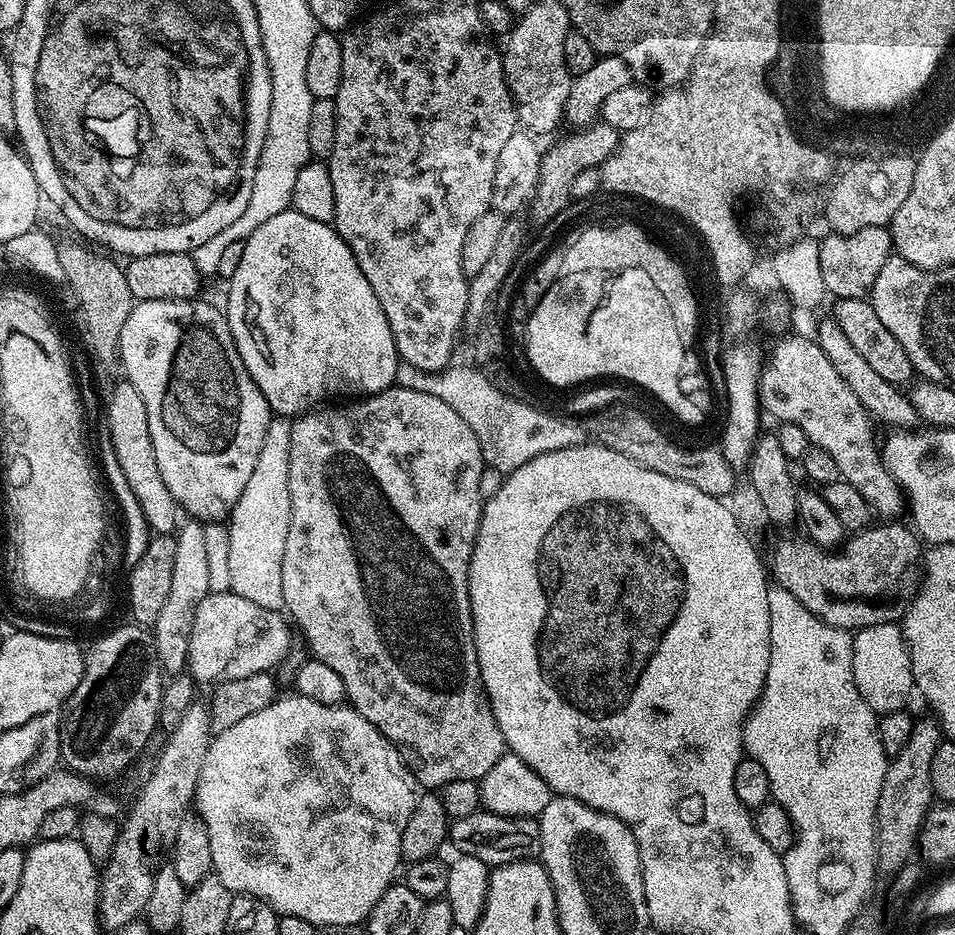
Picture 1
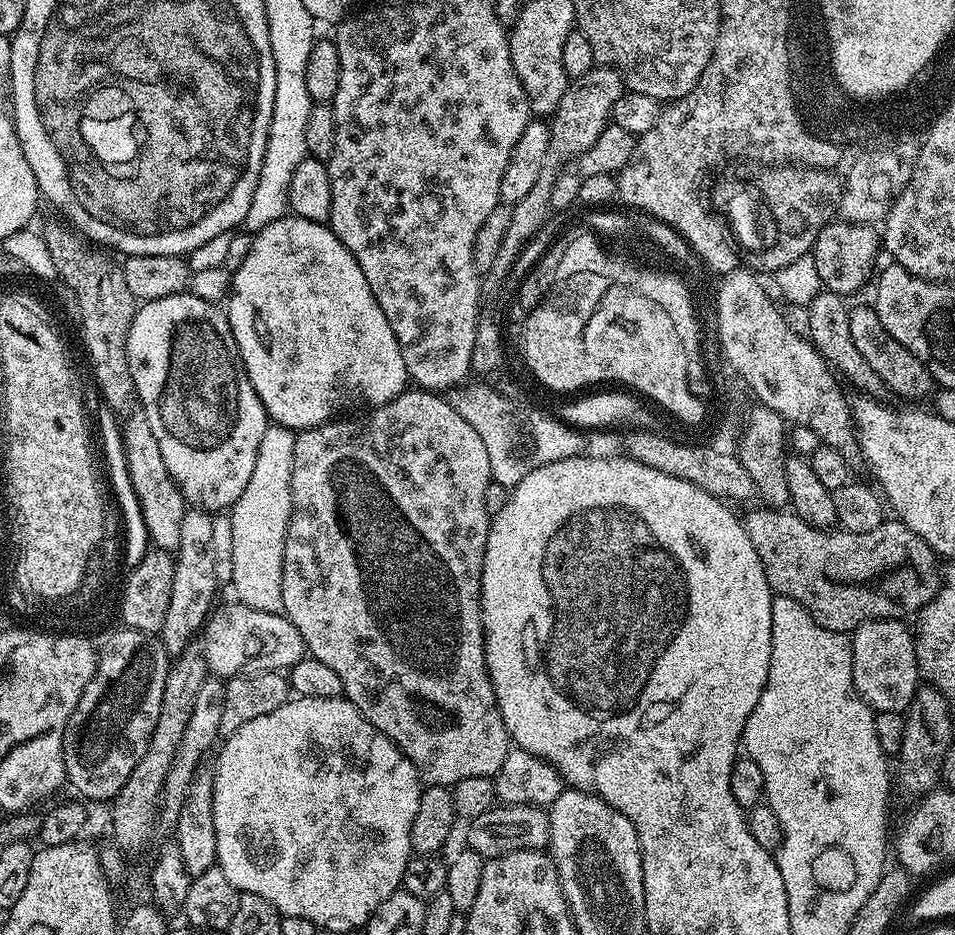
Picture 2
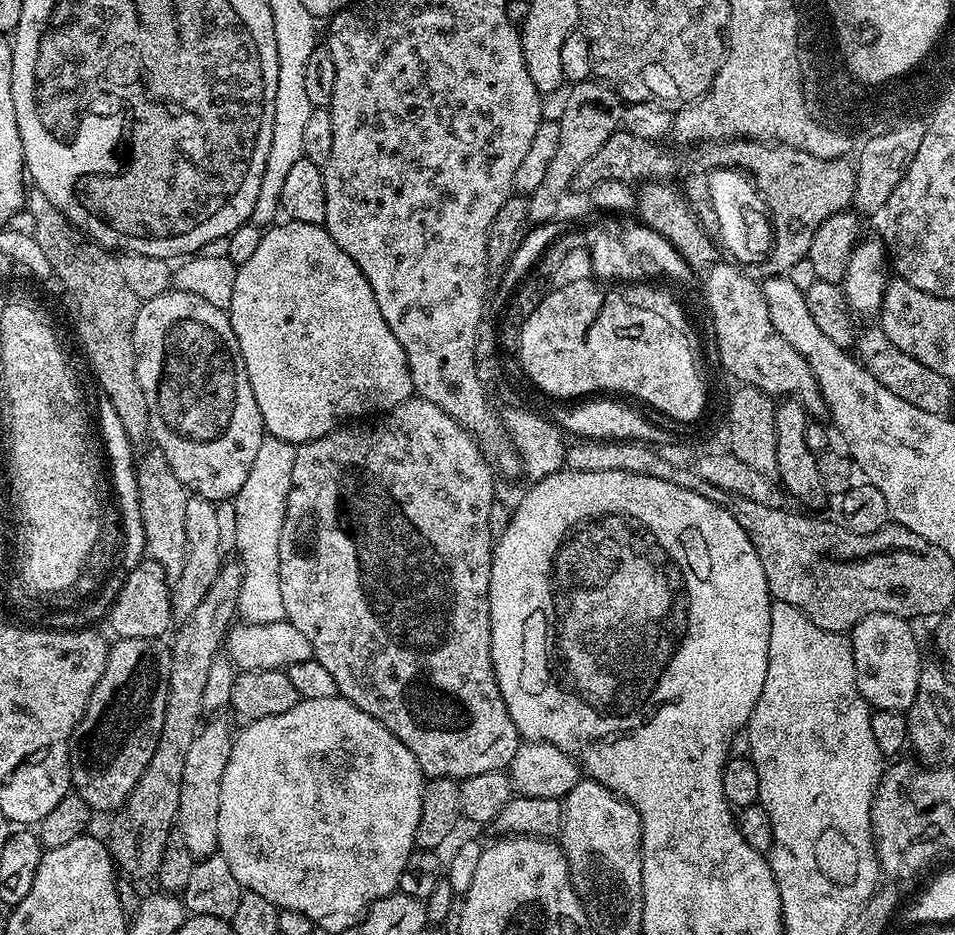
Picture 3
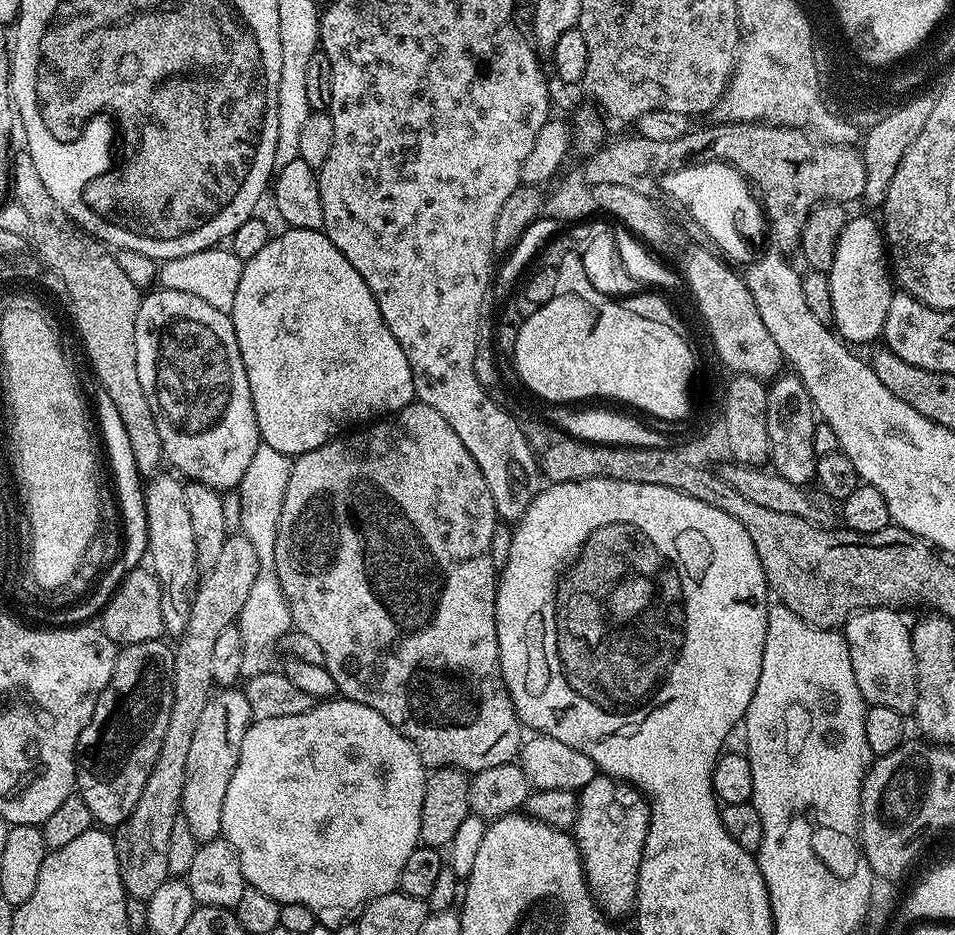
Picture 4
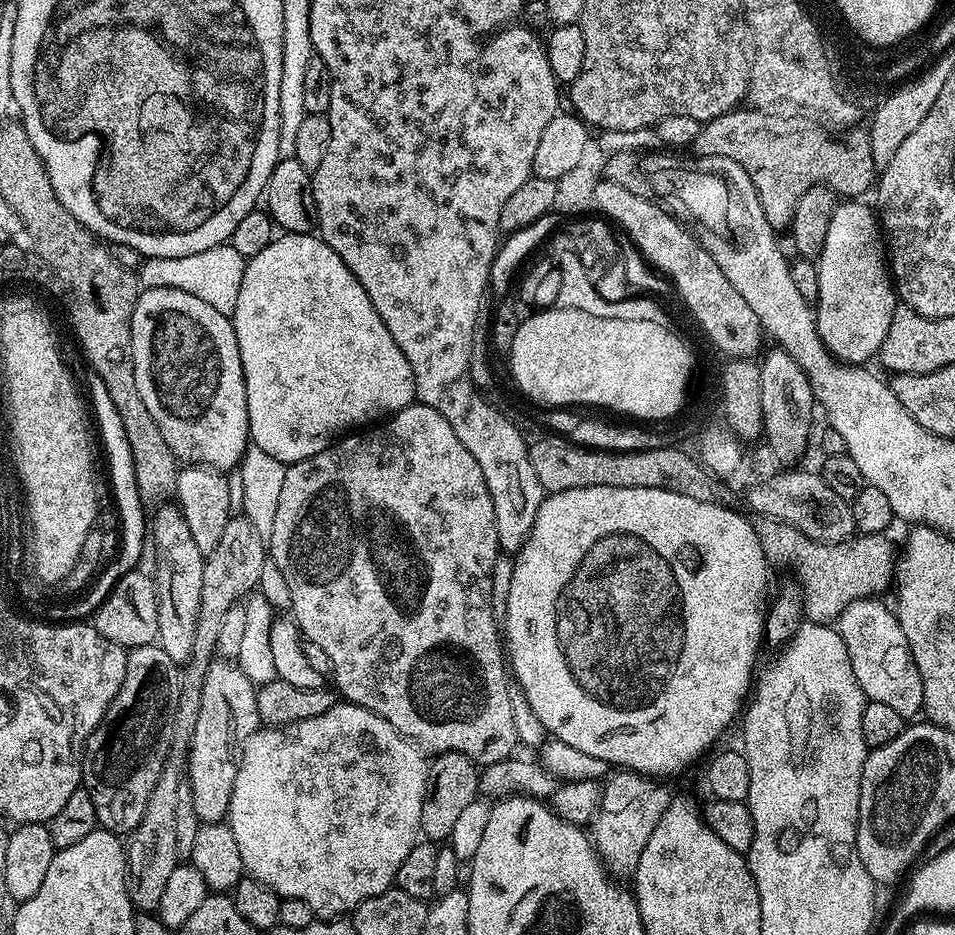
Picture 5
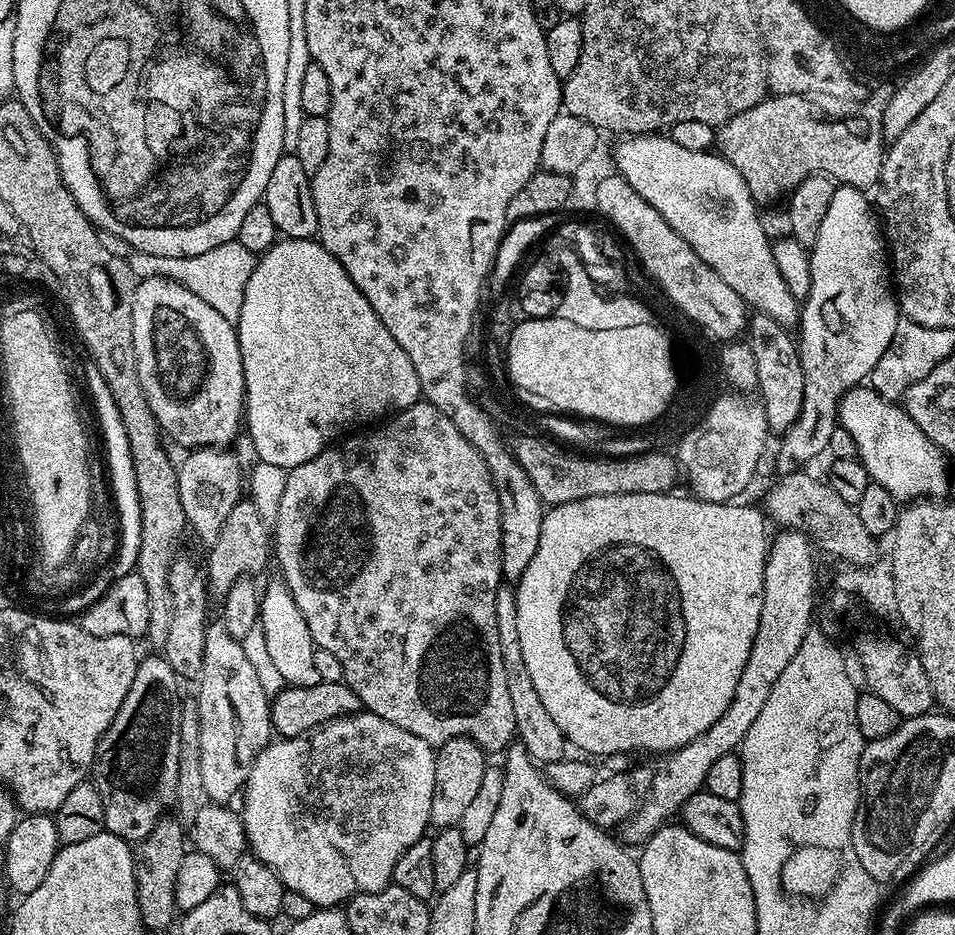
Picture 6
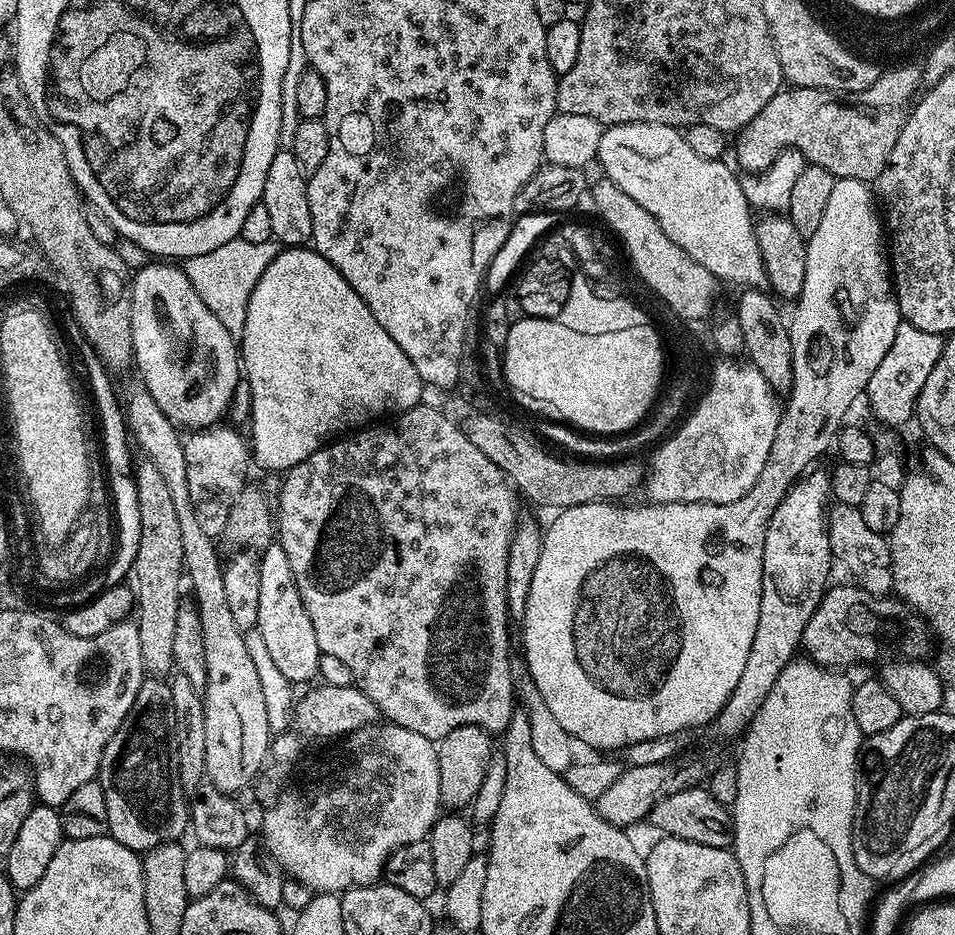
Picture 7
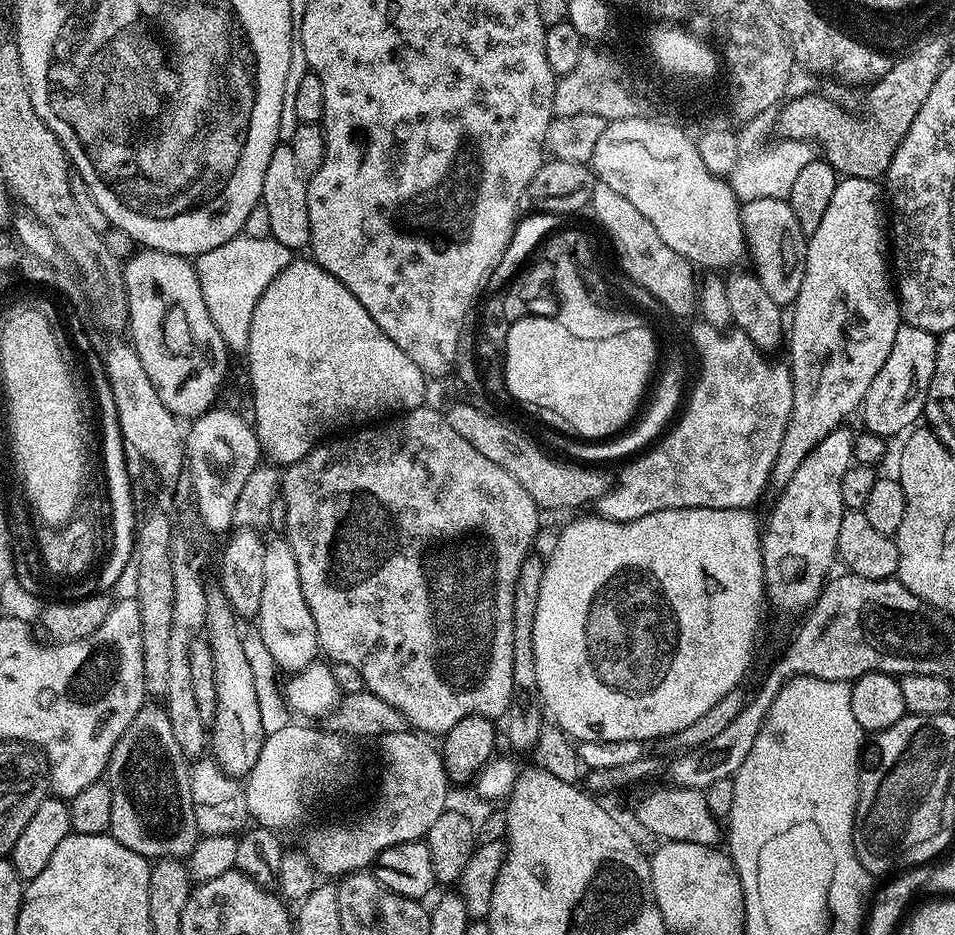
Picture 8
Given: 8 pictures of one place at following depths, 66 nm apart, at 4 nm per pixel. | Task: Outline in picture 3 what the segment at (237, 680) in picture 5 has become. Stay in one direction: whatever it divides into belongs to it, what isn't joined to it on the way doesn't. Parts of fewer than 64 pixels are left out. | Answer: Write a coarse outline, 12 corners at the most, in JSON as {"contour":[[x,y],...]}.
{"contour":[[208,721],[190,744],[176,811],[197,860],[217,855],[234,734]]}

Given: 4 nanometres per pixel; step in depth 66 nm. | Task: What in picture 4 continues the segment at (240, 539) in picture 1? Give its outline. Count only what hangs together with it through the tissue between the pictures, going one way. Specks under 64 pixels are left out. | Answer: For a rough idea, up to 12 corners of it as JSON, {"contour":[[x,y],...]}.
{"contour":[[254,450],[239,486],[239,531],[260,573],[238,627],[241,677],[273,671],[293,627],[274,562],[293,457]]}

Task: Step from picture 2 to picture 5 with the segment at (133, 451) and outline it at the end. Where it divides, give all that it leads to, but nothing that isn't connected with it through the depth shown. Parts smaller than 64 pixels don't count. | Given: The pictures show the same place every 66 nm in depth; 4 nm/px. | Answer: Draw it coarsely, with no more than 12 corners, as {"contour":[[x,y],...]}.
{"contour":[[175,503],[155,509],[158,643],[194,654],[206,557]]}

